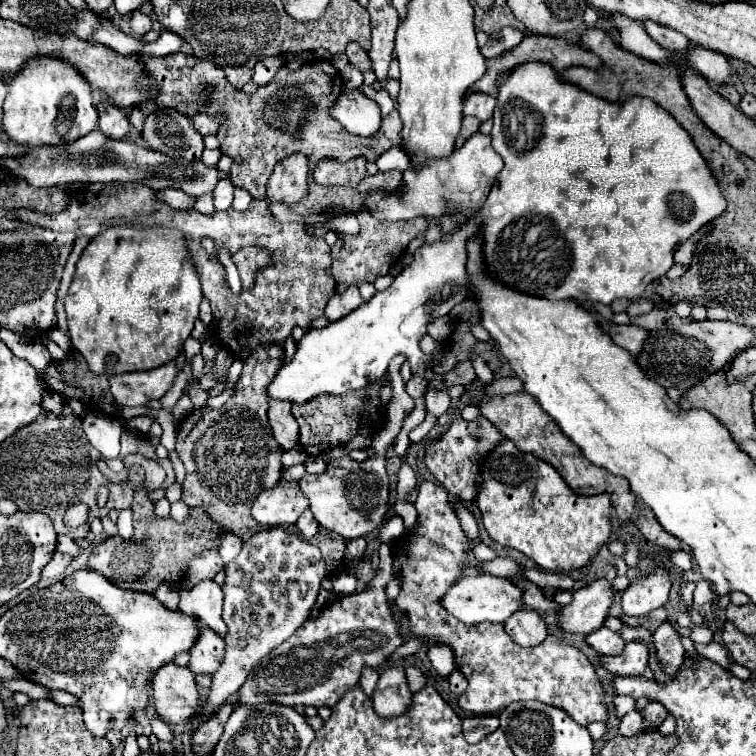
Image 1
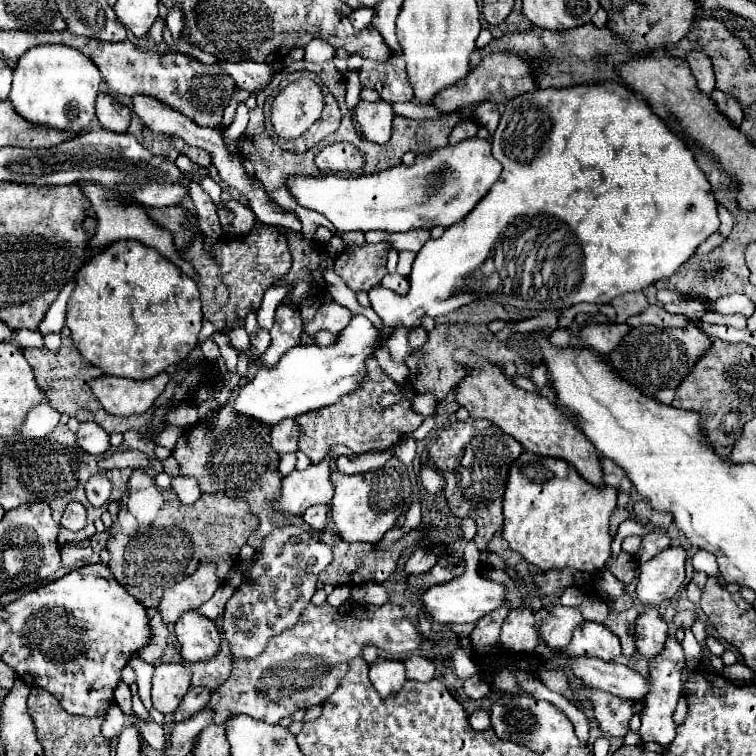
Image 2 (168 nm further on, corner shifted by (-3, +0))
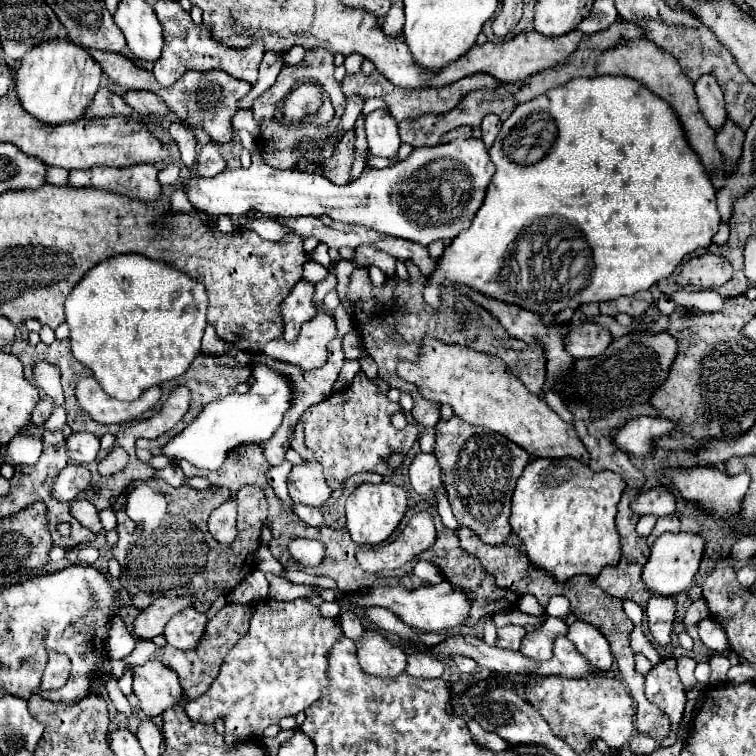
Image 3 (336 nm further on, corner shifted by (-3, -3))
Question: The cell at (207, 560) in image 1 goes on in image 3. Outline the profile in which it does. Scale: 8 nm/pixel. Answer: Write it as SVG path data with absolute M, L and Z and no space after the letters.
M175 596L175 598L157 598L149 608L141 610L133 622L135 634L139 638L151 640L157 634L163 634L167 622L171 620L171 616L175 616L177 612L181 612L183 608L193 606L193 598L191 596Z

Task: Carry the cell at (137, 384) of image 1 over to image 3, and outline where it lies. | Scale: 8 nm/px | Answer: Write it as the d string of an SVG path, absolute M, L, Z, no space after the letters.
M83 378L75 386L75 396L81 408L101 424L125 424L155 408L161 398L161 386L151 386L135 402L115 400L107 396L95 378Z

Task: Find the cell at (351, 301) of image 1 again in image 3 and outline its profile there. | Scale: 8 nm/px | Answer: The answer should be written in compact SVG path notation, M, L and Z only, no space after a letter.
M317 312L315 318L303 324L297 342L287 344L285 340L271 340L265 344L263 354L303 370L315 370L327 362L327 344L335 338L335 332L335 318L327 312Z

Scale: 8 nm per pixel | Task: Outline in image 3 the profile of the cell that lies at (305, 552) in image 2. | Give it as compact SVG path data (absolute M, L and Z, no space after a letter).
M295 538L289 542L289 554L295 562L299 562L301 568L305 566L319 566L325 558L325 548L319 544L319 540L311 538Z

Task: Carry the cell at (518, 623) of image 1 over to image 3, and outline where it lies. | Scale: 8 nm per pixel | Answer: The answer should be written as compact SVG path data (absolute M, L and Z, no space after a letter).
M503 626L497 628L497 646L505 648L505 650L519 650L521 648L521 640L525 636L525 628L523 626Z

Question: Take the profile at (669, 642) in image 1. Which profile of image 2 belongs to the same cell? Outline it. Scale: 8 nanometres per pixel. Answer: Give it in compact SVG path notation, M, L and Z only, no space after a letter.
M669 637L665 651L659 653L649 661L649 693L645 697L645 707L641 711L641 741L655 741L659 745L669 745L675 739L675 723L673 723L673 711L681 697L681 671L685 667L685 655L683 647Z

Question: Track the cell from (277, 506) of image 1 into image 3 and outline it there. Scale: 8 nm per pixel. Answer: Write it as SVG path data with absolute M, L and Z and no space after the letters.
M303 462L299 466L293 466L287 478L287 486L293 504L307 504L317 508L321 508L333 492L323 478L319 462Z

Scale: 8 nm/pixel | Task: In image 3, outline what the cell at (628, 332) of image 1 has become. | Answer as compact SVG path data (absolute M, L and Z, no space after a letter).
M587 322L569 330L569 334L565 336L565 350L573 358L591 358L599 356L599 352L605 352L611 340L613 336L607 330L601 330L597 334L597 324Z

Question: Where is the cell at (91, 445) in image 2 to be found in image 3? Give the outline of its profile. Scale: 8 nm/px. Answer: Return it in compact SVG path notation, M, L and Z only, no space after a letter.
M89 432L71 434L67 438L67 456L75 464L89 464L97 458L99 452L99 438L91 436Z

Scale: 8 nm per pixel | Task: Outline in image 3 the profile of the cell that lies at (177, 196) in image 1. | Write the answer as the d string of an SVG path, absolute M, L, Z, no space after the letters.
M135 164L127 168L95 166L69 172L71 186L103 188L107 192L137 198L143 202L155 202L161 196L161 182L157 180L157 168L153 164Z

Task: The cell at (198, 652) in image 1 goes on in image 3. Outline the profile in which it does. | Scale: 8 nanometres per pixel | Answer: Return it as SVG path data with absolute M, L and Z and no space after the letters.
M185 608L169 620L169 624L165 626L165 638L171 646L179 650L191 650L199 646L205 626L207 616L203 612L197 612L195 608Z

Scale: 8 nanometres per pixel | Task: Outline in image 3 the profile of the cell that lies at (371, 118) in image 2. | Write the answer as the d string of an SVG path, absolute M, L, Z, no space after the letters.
M375 110L367 114L365 130L367 130L369 152L373 156L383 156L383 158L397 156L401 140L397 132L397 122L387 110Z

